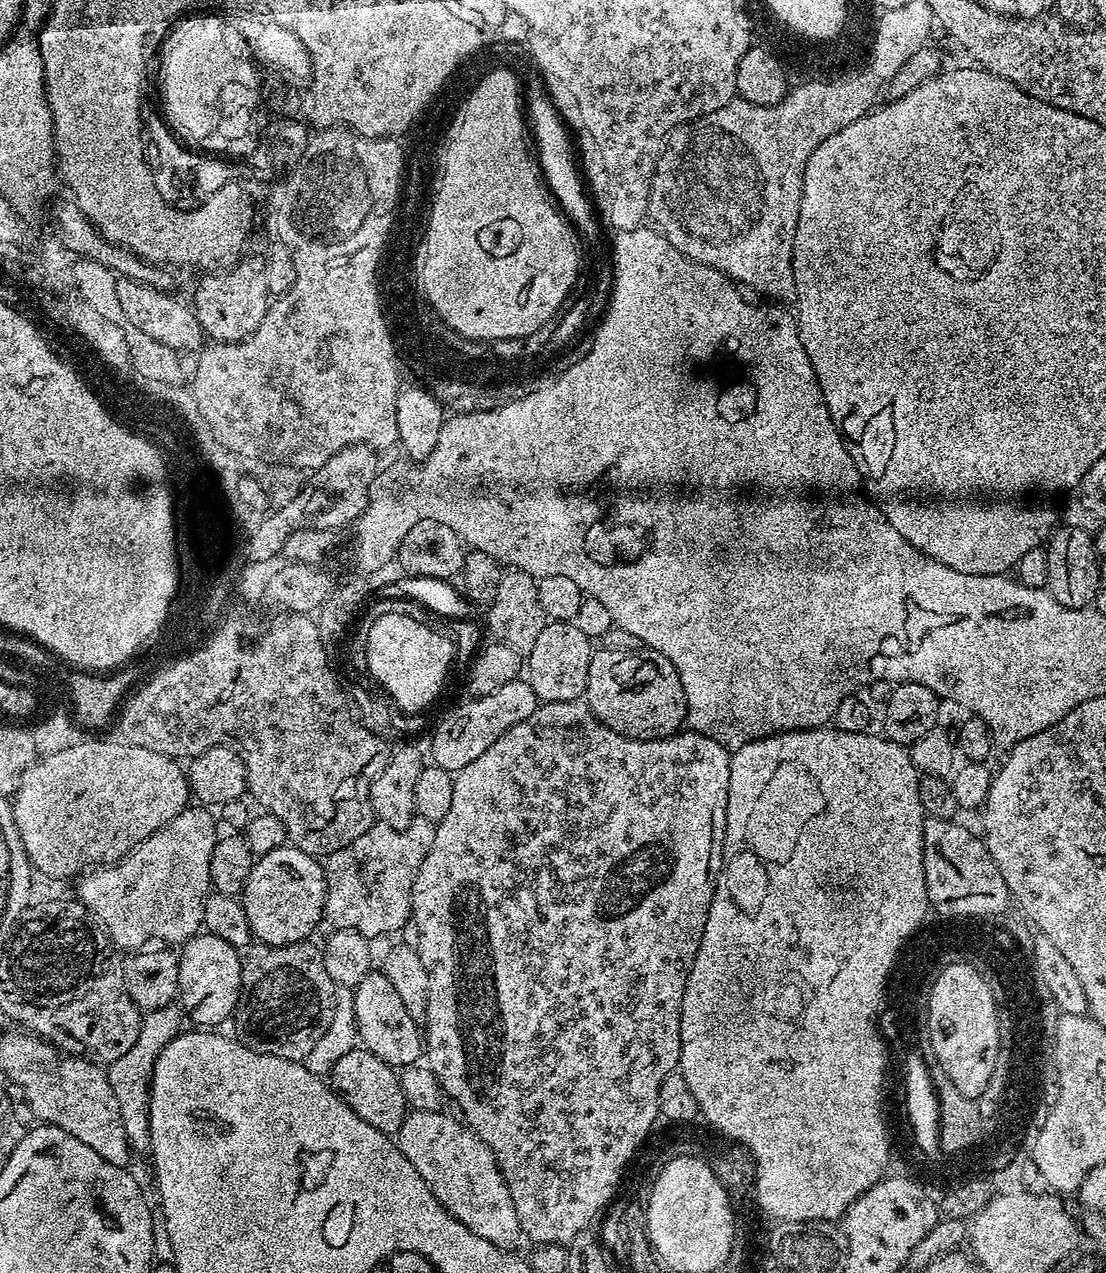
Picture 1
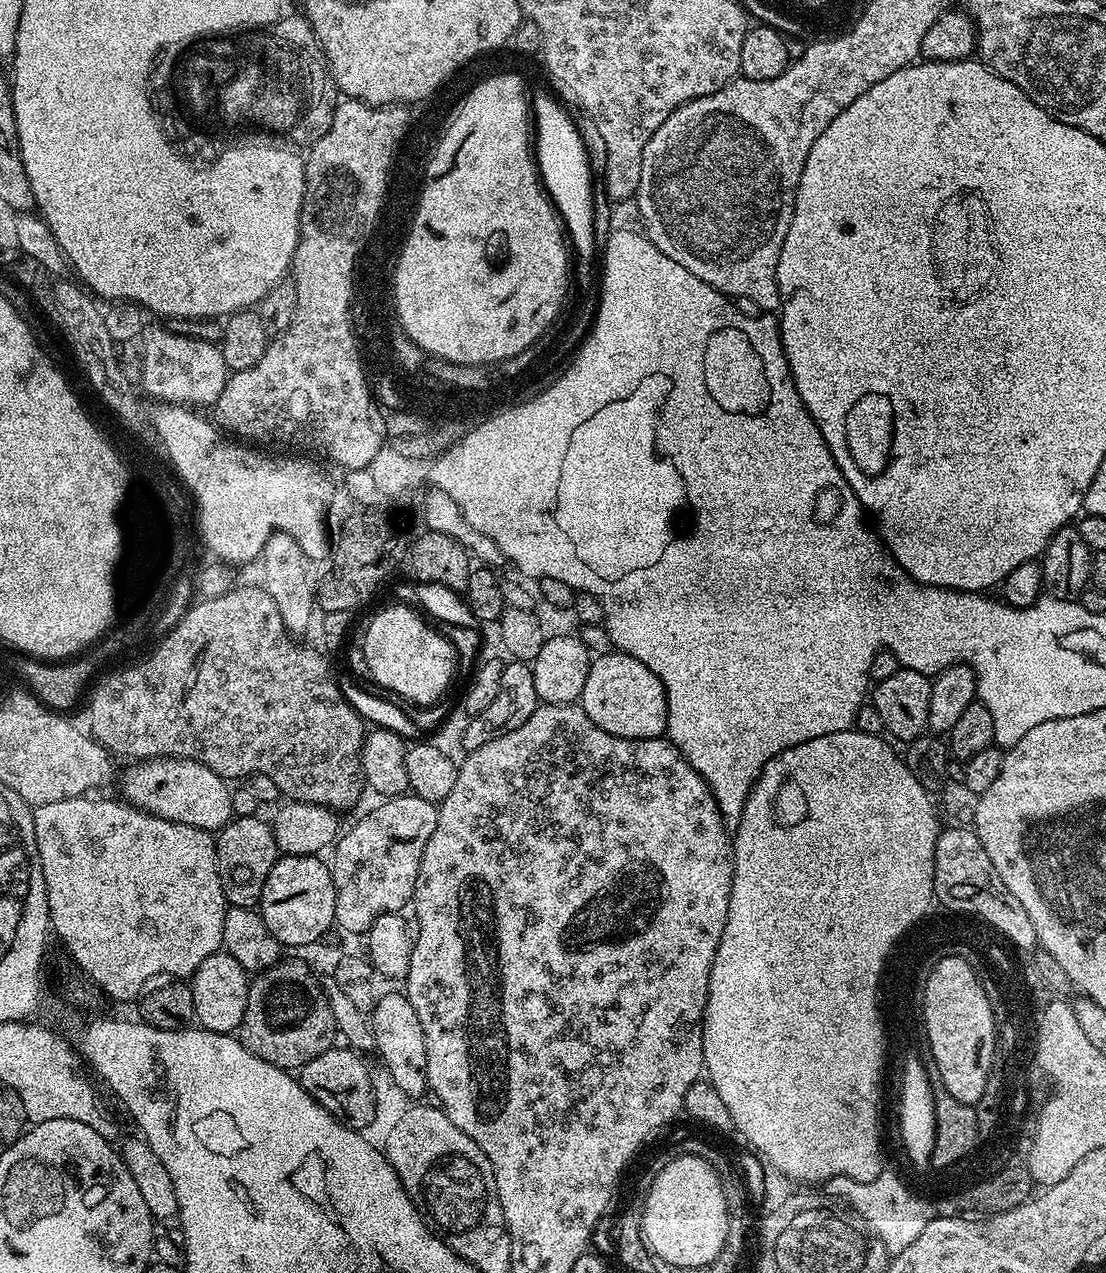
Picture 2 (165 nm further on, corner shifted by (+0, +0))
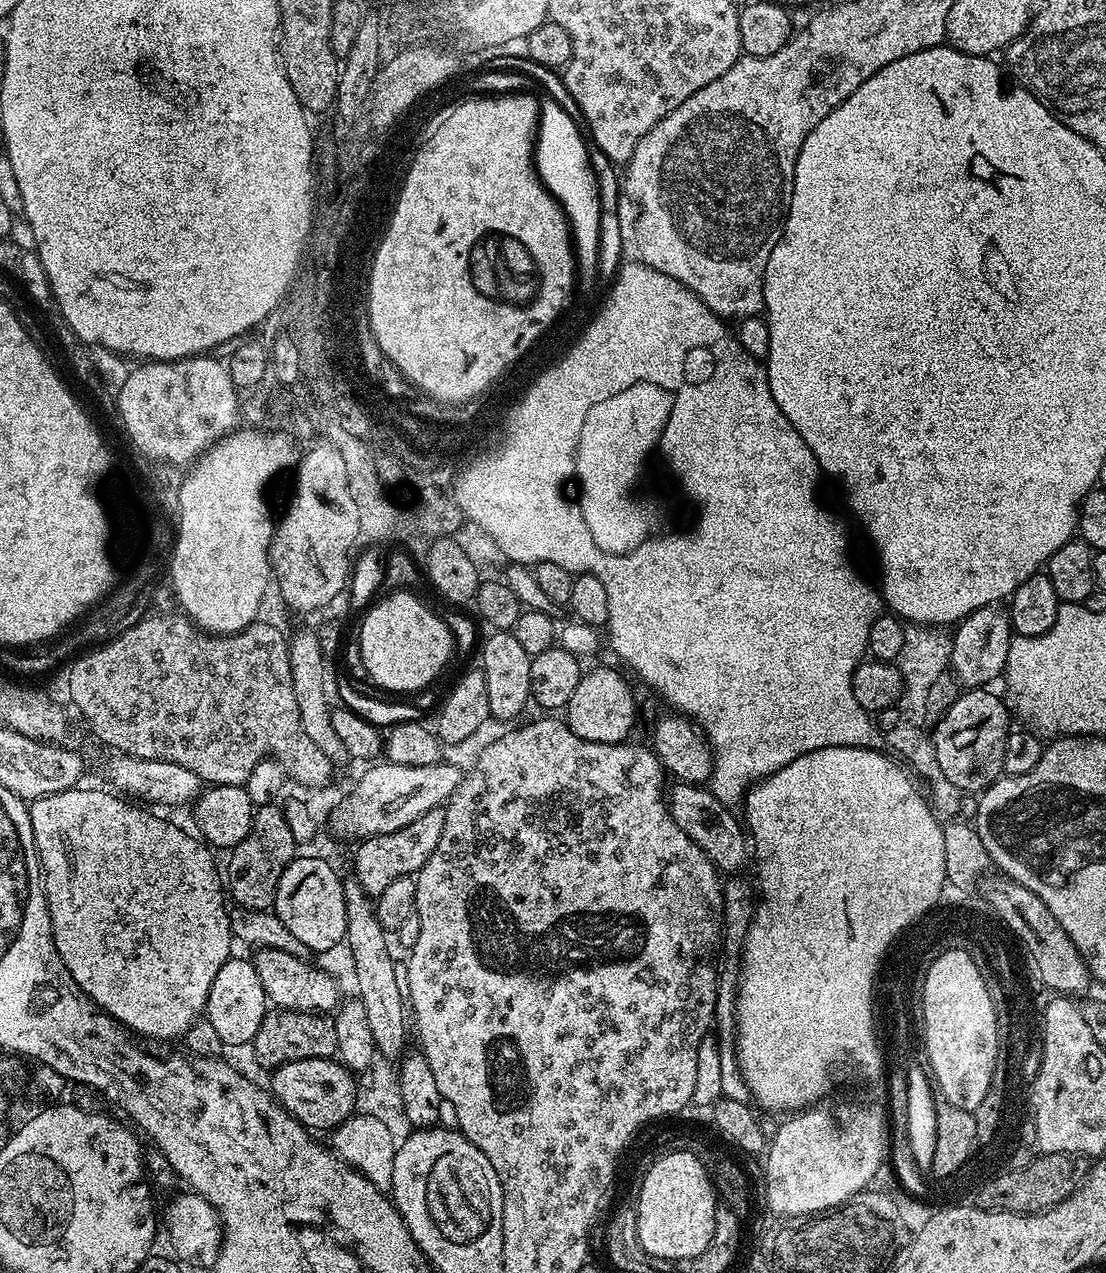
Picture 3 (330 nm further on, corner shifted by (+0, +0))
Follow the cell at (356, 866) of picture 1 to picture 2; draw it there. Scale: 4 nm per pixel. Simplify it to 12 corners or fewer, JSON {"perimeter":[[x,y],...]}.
{"perimeter":[[379,801],[331,849],[335,927],[409,907],[437,805]]}

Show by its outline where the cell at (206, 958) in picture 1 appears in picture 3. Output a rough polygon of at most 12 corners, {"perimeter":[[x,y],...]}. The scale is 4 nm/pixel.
{"perimeter":[[251,959],[228,960],[206,1019],[224,1044],[250,1044],[270,1010]]}

